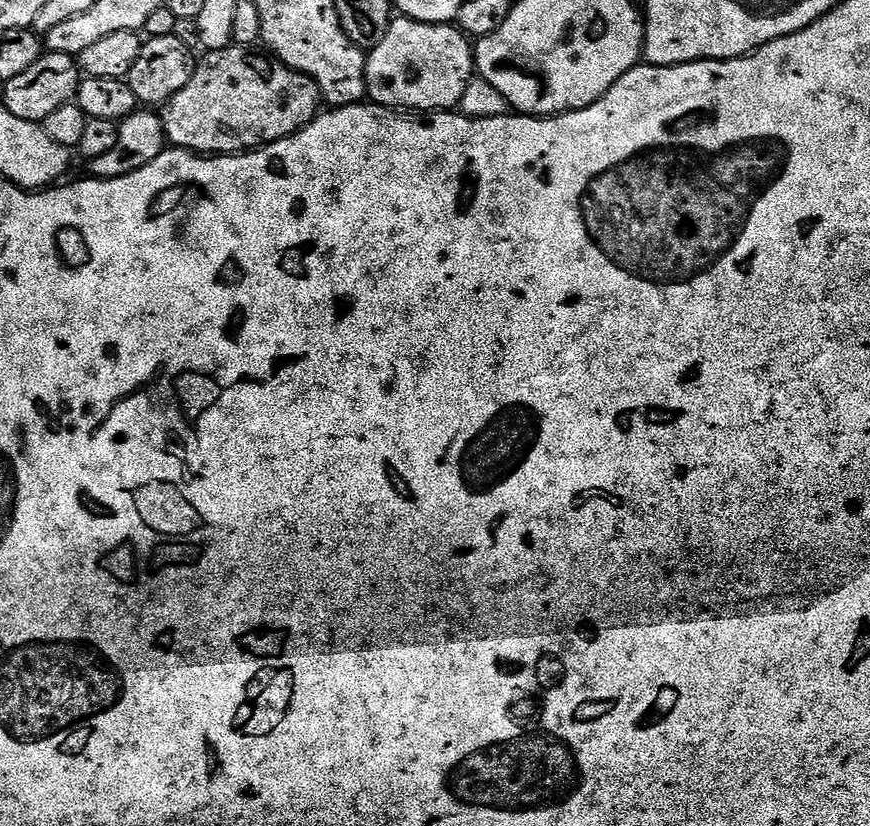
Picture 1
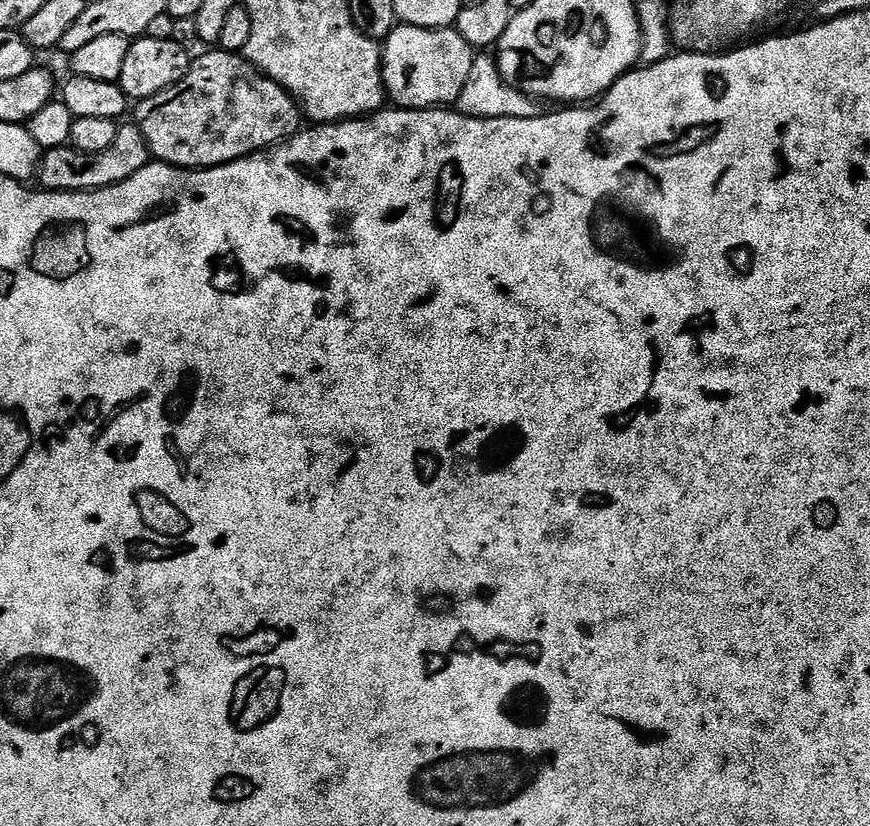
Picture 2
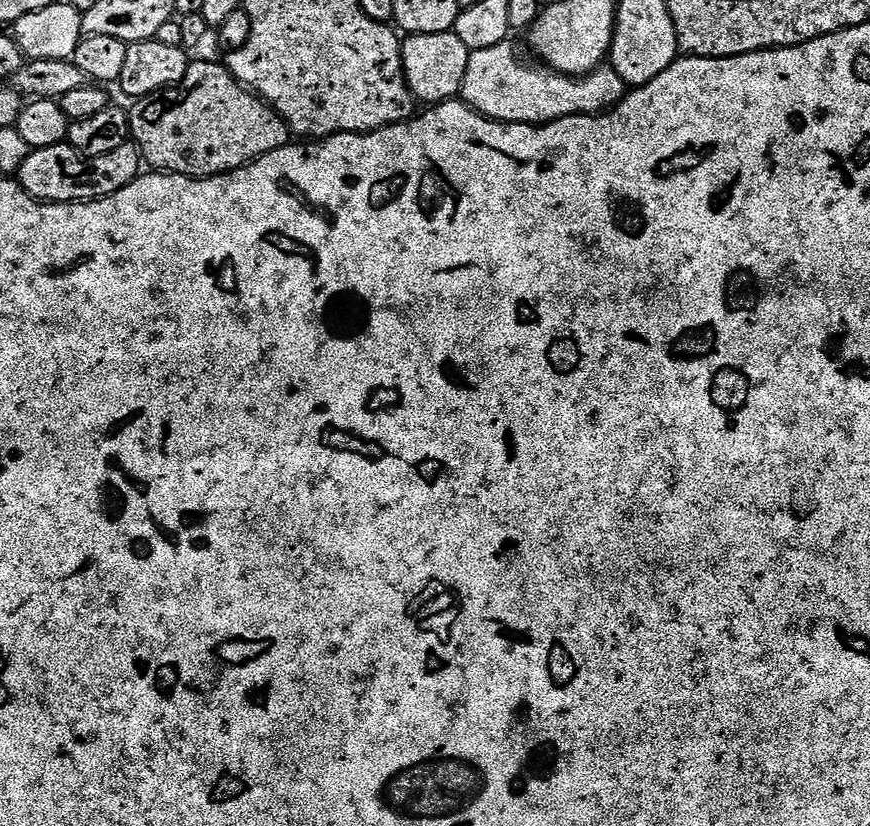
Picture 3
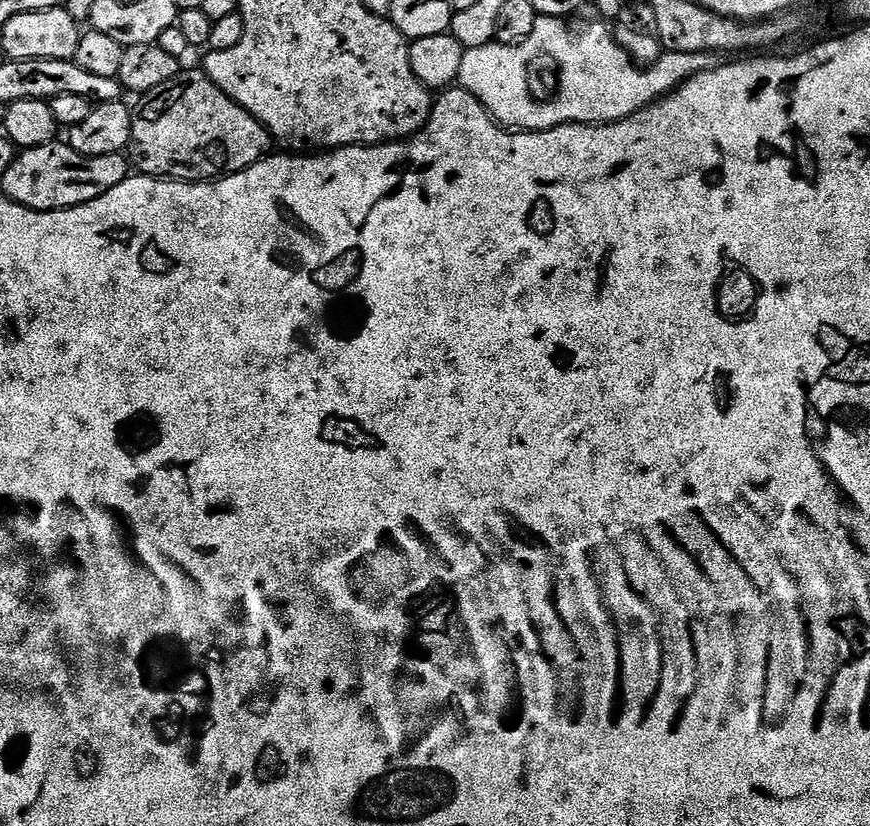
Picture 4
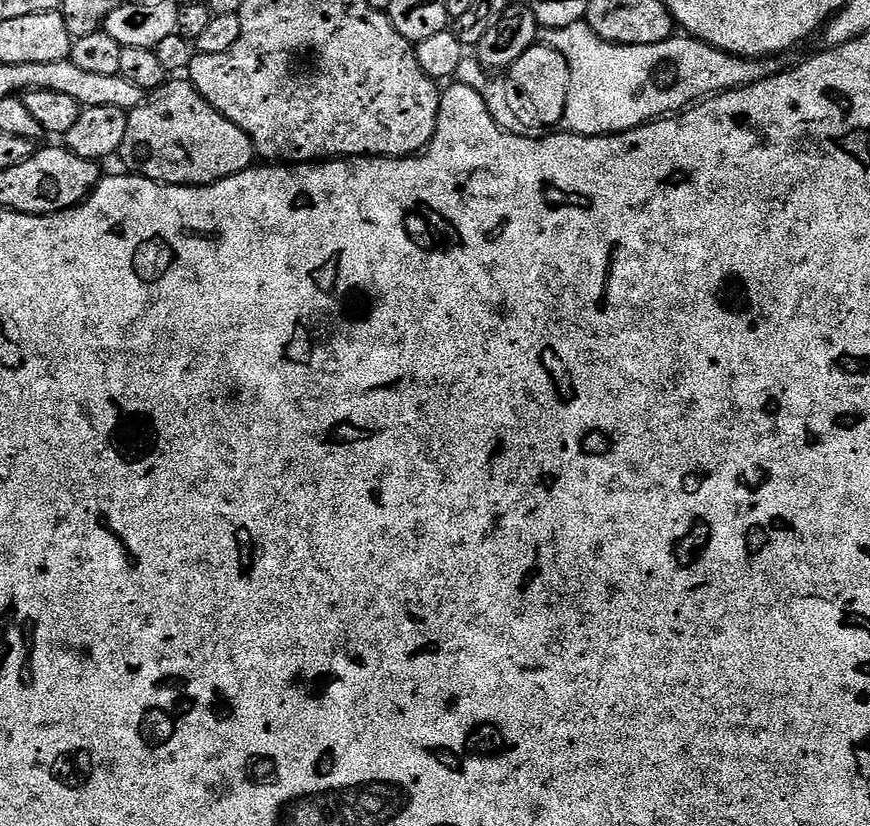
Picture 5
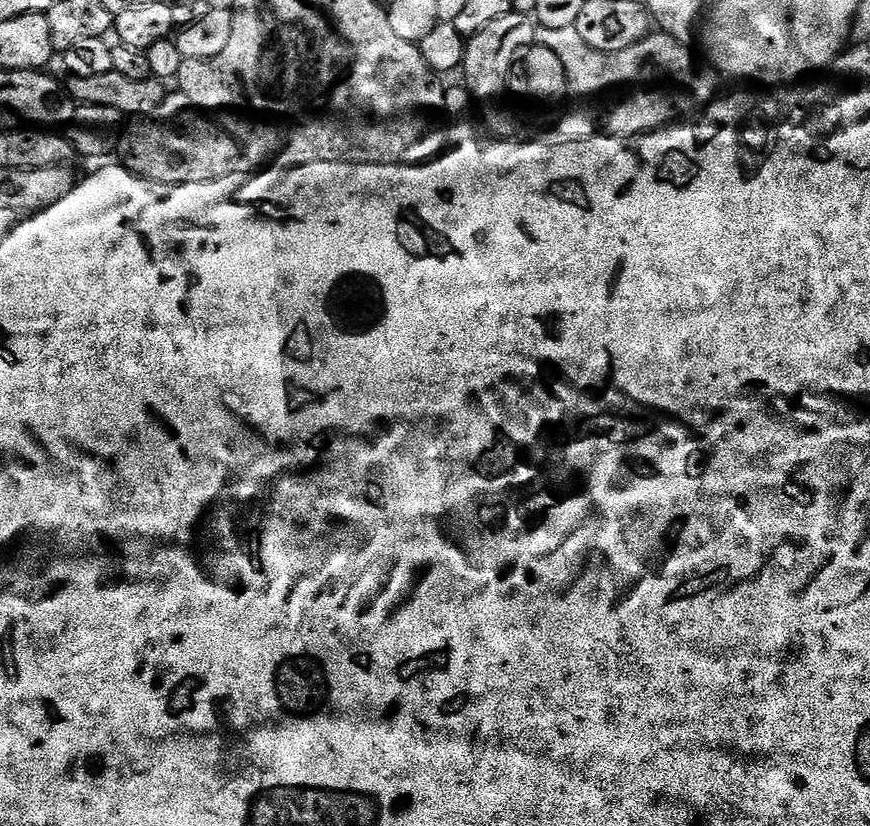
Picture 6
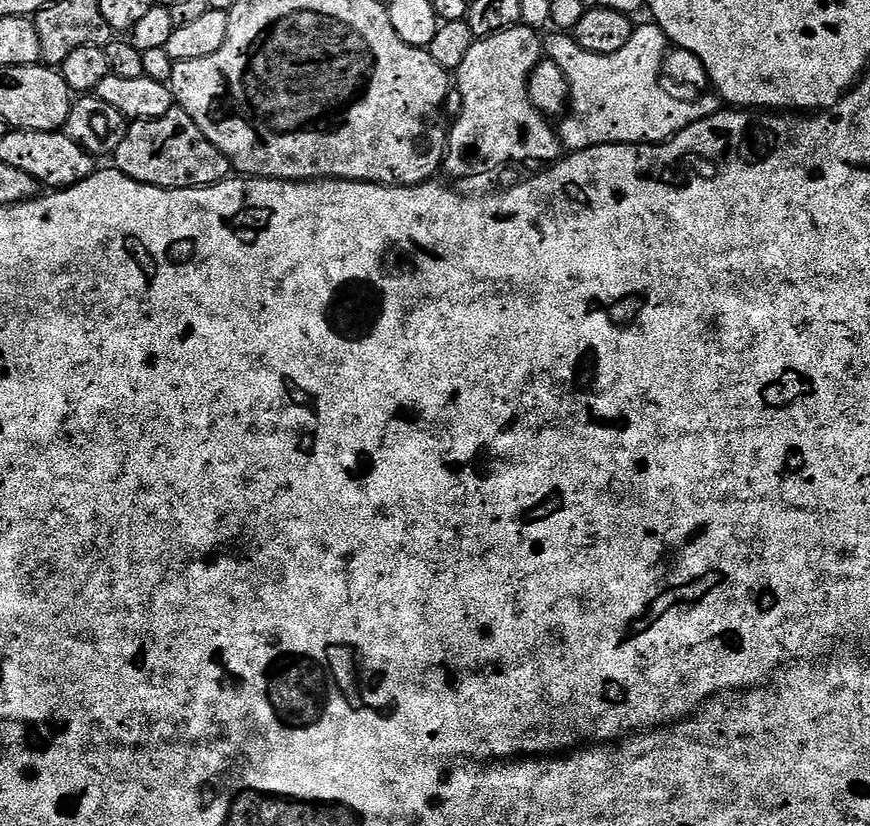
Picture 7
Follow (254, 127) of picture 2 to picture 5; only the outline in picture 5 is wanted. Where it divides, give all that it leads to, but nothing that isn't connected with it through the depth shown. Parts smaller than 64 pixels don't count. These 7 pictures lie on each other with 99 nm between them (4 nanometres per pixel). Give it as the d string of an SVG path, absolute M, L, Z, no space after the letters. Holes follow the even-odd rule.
M172 78L160 88L151 89L144 101L128 112L126 122L126 138L122 138L122 146L118 160L125 164L129 173L144 176L147 180L156 180L159 184L179 184L181 186L203 186L216 184L220 180L230 178L239 172L253 167L257 159L256 148L252 140L230 118L226 118L187 78Z

